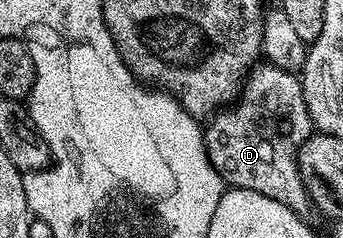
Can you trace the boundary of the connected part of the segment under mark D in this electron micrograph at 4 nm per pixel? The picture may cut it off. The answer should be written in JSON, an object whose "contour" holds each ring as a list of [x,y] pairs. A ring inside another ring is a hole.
{"contour":[[[270,63],[256,64],[248,73],[237,100],[218,110],[207,123],[203,129],[207,157],[224,183],[232,189],[257,191],[269,199],[277,199],[277,203],[288,205],[295,213],[306,214],[309,198],[307,188],[303,186],[303,176],[299,173],[299,151],[312,137],[313,126],[305,107],[303,82],[296,74]]]}

